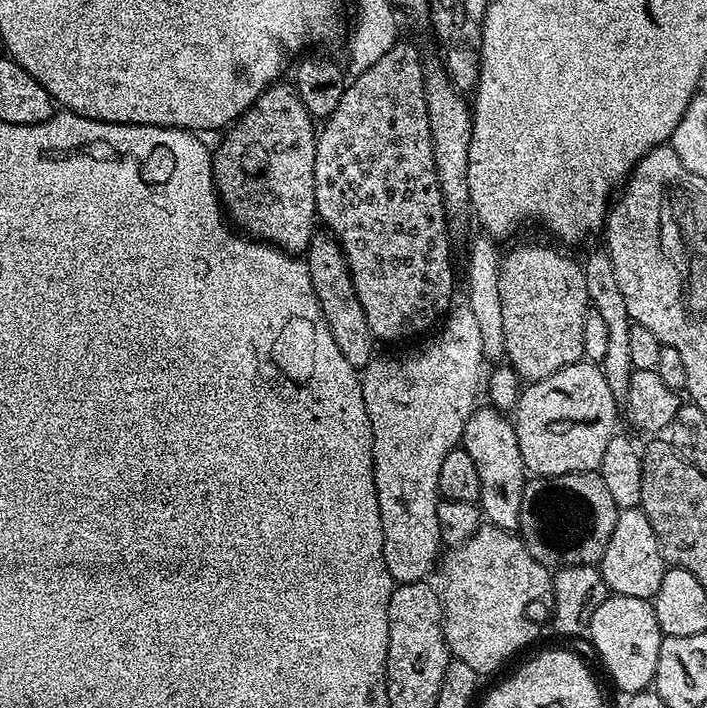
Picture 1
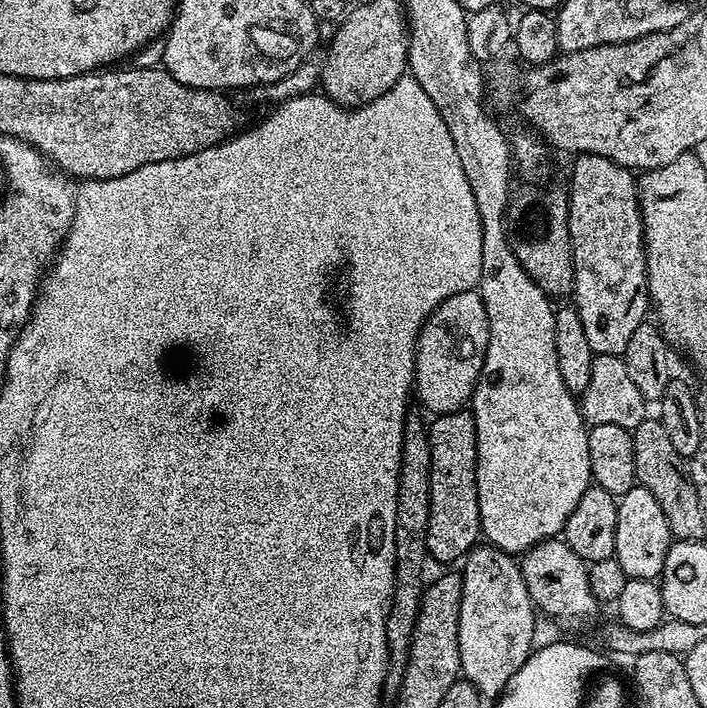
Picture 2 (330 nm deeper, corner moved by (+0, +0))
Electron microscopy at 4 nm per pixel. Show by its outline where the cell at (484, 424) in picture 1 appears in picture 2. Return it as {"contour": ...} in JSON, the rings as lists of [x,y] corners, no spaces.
{"contour":[[[562,538],[543,540],[519,557],[526,590],[541,613],[556,620],[588,620],[598,609],[598,601],[588,577],[589,565]]]}

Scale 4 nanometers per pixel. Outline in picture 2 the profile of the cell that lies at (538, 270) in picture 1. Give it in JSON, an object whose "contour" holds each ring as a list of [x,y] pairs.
{"contour":[[[524,182],[511,193],[508,201],[508,219],[512,249],[522,264],[522,270],[530,274],[534,283],[549,298],[564,296],[574,288],[572,243],[568,229],[568,194],[563,187],[535,188],[535,183]]]}

